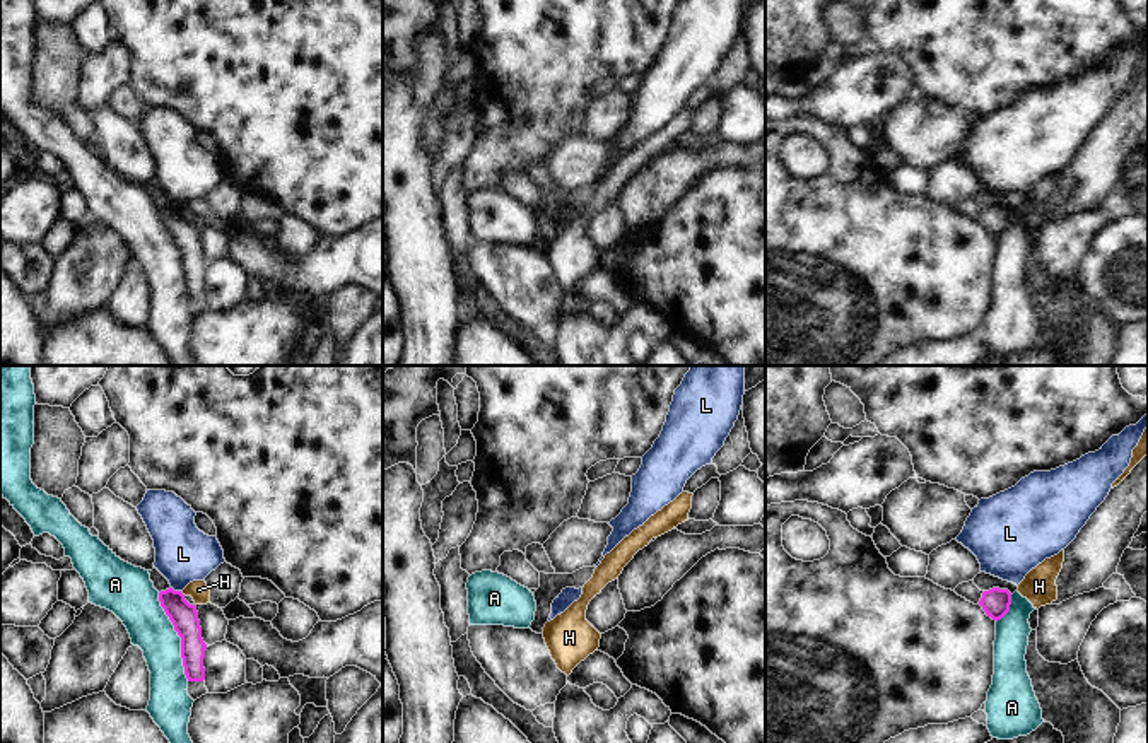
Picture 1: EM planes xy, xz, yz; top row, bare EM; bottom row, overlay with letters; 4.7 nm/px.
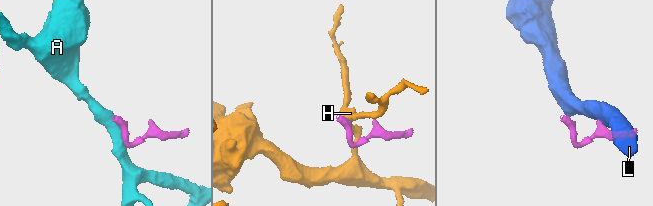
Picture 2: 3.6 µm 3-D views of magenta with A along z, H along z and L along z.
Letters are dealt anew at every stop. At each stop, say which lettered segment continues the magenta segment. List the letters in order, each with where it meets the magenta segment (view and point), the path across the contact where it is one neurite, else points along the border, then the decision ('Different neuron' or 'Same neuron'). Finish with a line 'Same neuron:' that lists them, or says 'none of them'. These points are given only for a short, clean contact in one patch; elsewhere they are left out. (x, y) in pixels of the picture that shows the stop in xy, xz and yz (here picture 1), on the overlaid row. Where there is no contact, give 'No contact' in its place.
A: Touches magenta at xy (180, 636). Different neuron
H: Touches magenta at xy (181, 593). Boundary: xy (180, 591), (185, 595). Different neuron
L: Touches magenta at xy (176, 591). Boundary: xy (171, 586), (180, 591). Different neuron
Same neuron: none of them

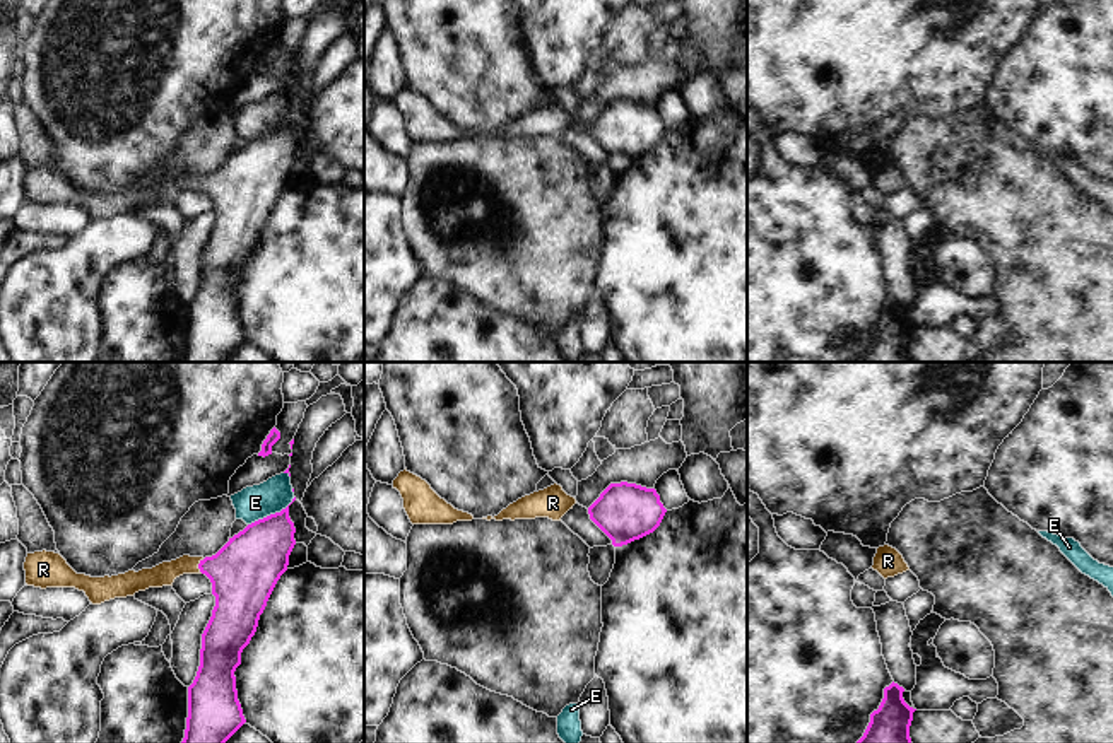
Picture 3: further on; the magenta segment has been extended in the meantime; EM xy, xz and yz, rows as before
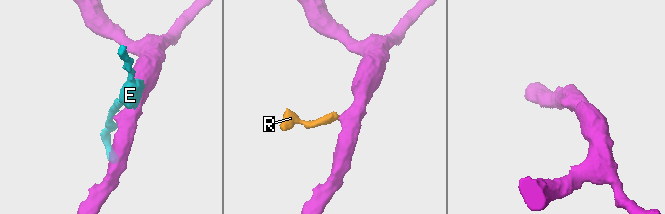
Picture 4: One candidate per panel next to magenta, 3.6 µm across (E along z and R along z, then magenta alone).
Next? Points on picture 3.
E: Touches magenta at xy (270, 514). Different neuron
R: Touches magenta at xy (199, 566). Path across: xy (243, 573), (199, 566), (180, 566), (163, 574). Same neuron
Same neuron: R

